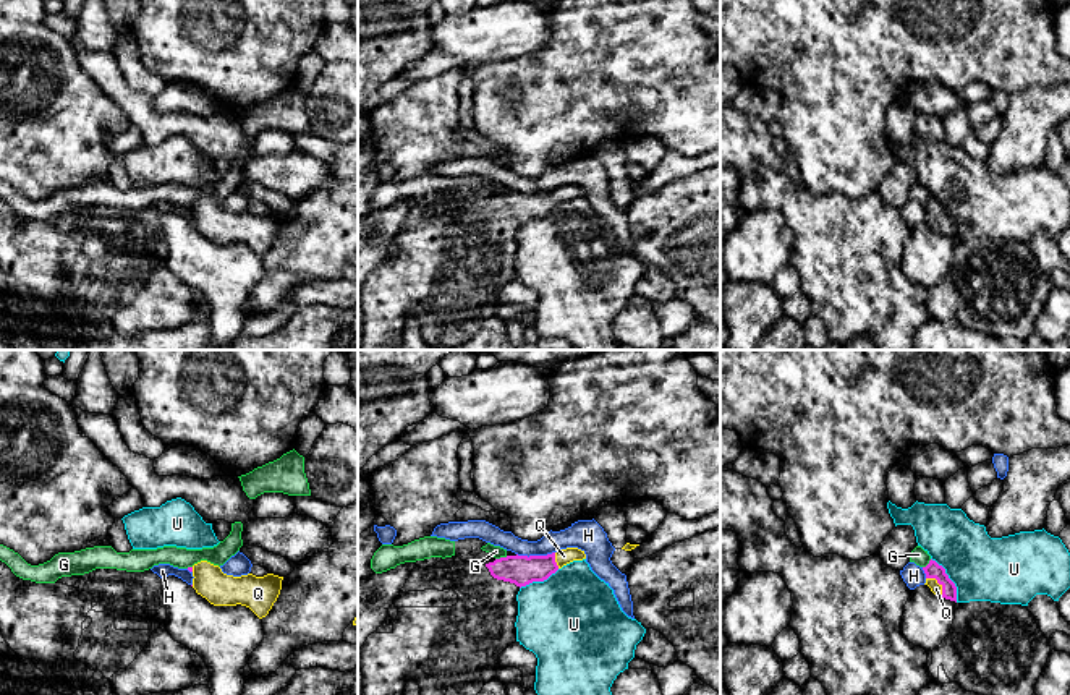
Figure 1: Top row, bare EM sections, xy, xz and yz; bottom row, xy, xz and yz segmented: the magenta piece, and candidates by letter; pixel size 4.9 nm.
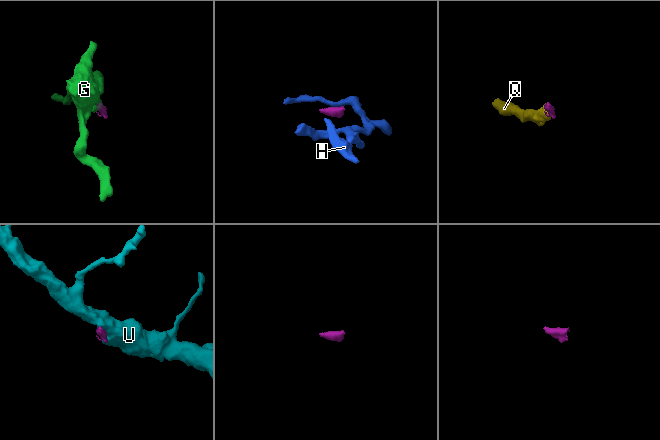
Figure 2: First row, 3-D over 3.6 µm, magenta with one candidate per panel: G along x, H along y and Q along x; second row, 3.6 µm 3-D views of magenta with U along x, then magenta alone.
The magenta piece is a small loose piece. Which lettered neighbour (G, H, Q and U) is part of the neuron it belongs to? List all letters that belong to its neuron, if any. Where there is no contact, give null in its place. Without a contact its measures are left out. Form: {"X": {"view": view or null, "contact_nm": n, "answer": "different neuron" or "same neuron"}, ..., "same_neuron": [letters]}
{"G": {"view": "xz", "contact_nm": 70, "answer": "different neuron"}, "H": {"view": "xz", "contact_nm": 190, "answer": "different neuron"}, "Q": {"view": "yz", "contact_nm": 120, "answer": "same neuron"}, "U": {"view": "yz", "contact_nm": 260, "answer": "different neuron"}, "same_neuron": ["Q"]}

